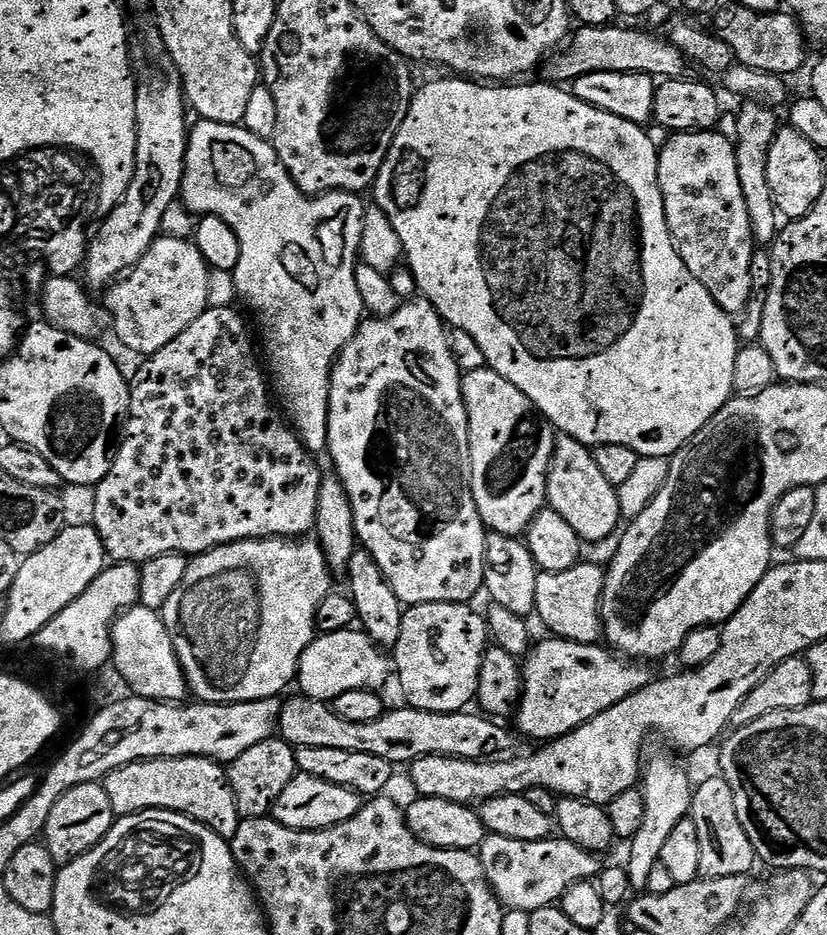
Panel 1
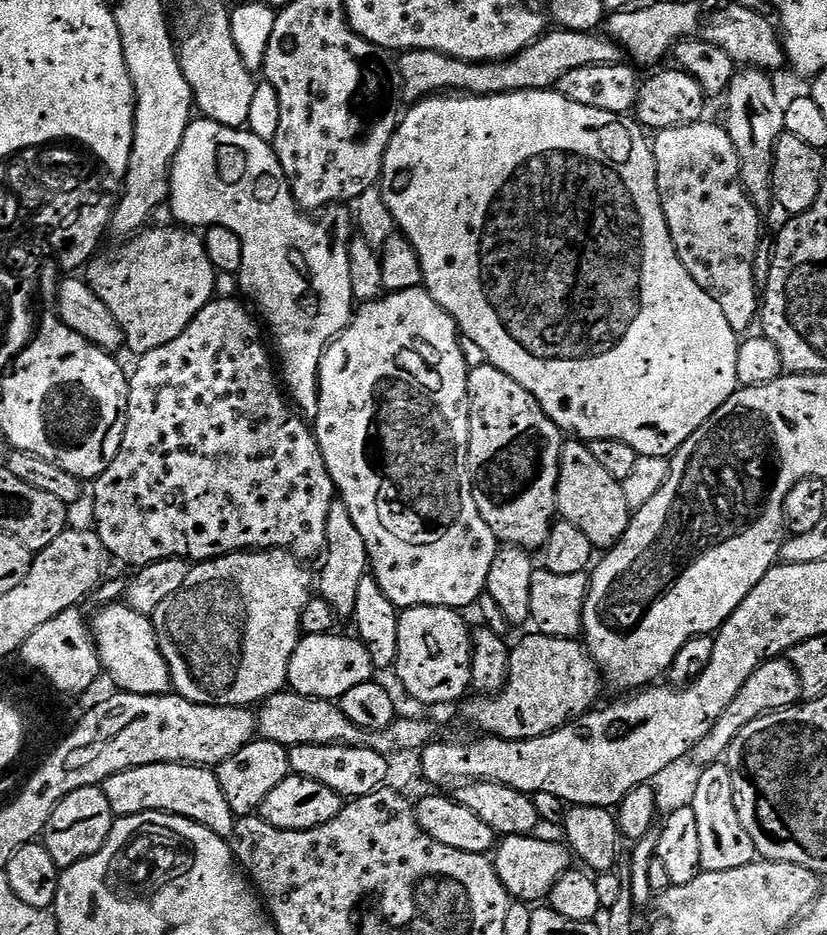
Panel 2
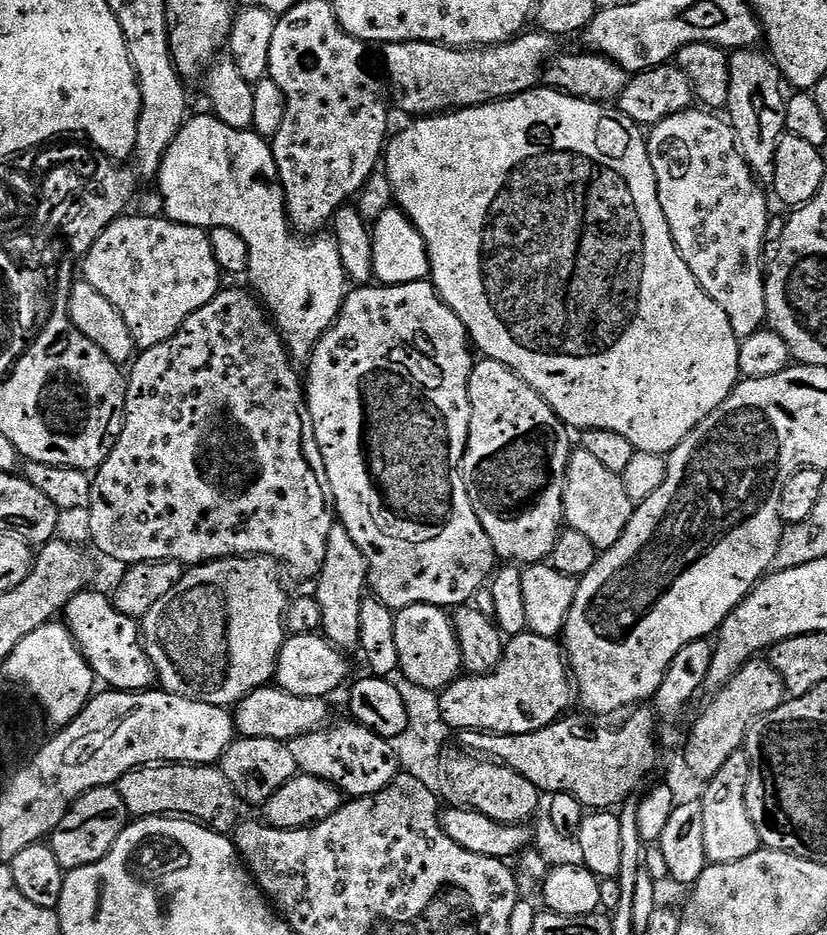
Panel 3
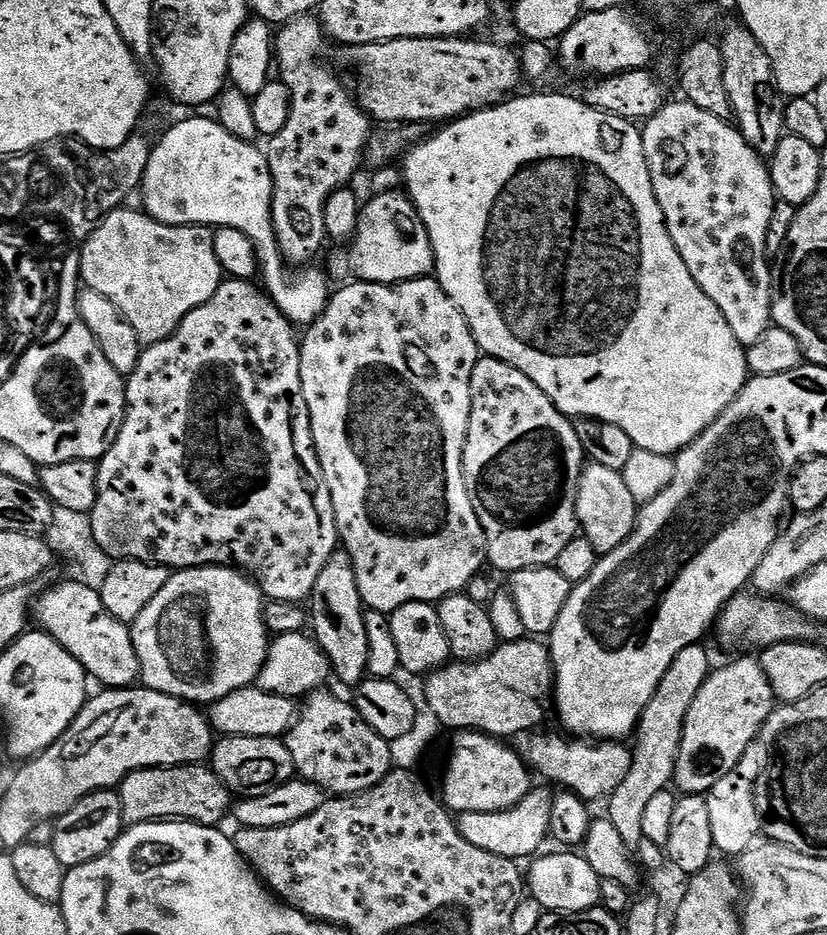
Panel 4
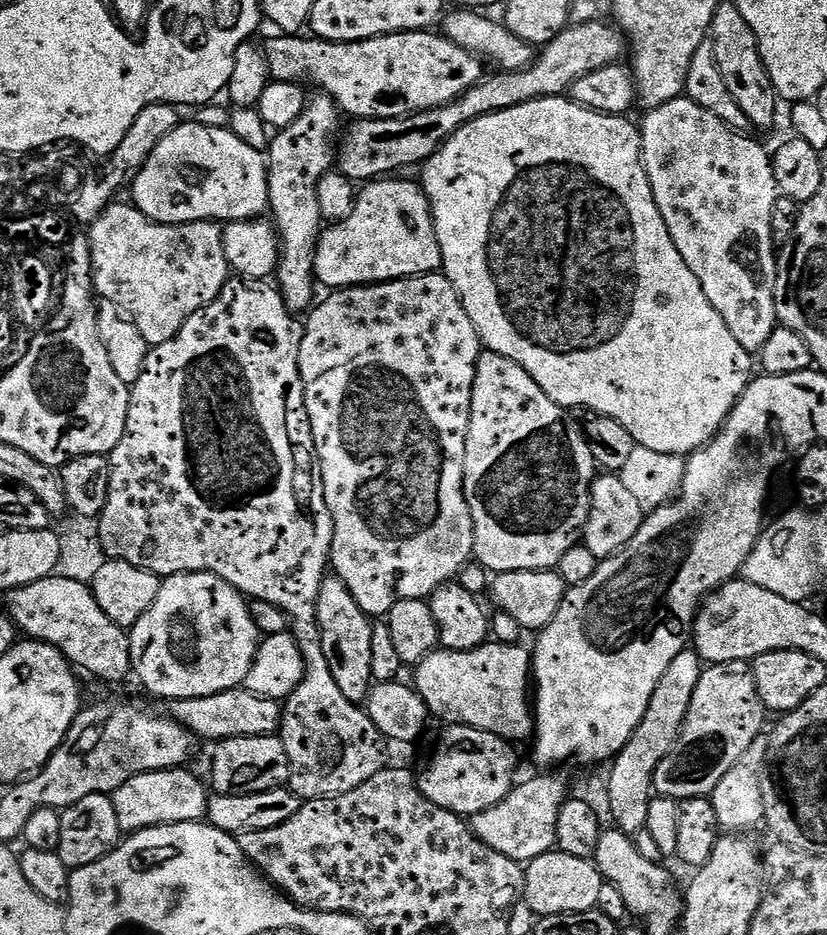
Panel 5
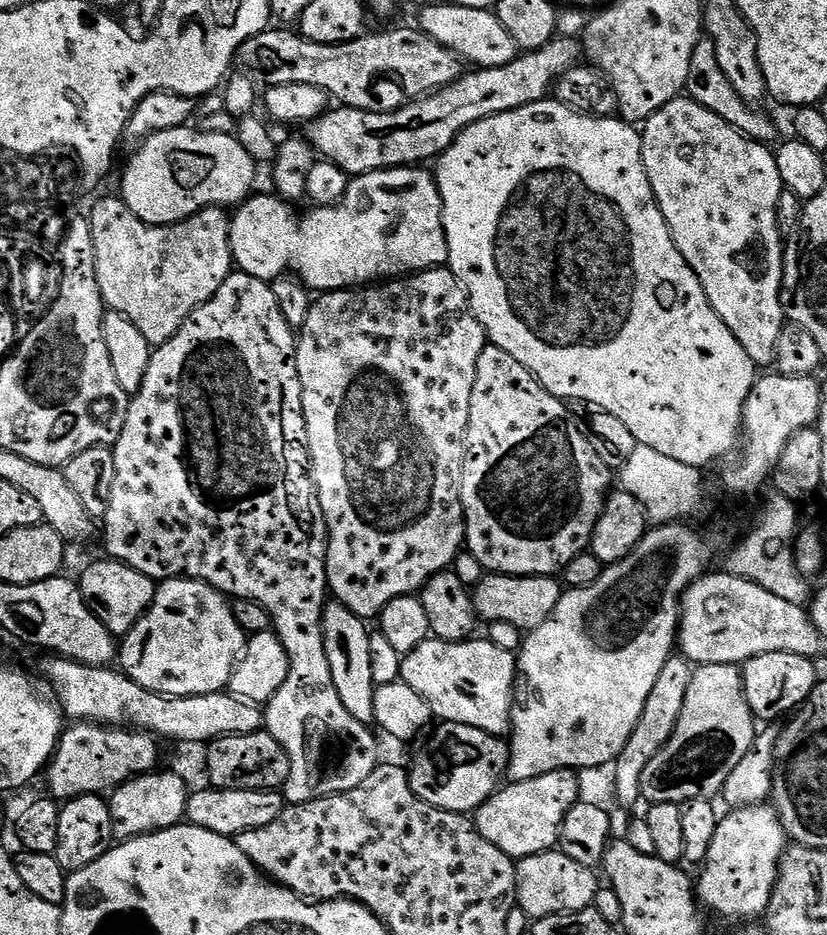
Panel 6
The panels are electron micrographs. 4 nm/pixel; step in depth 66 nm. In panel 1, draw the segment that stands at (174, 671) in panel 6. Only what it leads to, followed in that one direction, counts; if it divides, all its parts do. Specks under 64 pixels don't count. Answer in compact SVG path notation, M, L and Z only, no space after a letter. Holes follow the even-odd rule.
M273 538L271 540L239 540L233 544L221 544L218 548L212 548L209 552L203 552L189 563L182 582L170 594L170 598L164 604L162 615L164 625L168 631L170 642L176 651L176 657L180 659L180 665L184 671L184 677L188 683L191 695L197 701L205 704L237 704L238 702L250 702L251 700L265 700L271 696L280 696L288 687L293 687L296 680L296 672L300 668L300 659L305 650L312 645L318 633L316 631L316 614L318 606L322 606L322 598L333 591L333 573L328 566L328 559L324 556L324 550L319 543L312 538Z

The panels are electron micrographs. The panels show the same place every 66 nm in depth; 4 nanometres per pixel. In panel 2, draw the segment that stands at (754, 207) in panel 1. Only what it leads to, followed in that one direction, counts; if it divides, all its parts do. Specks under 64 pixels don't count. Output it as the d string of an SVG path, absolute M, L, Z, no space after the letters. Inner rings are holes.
M744 68L737 71L730 82L726 93L728 100L728 121L726 127L734 148L738 150L740 159L740 177L748 197L756 203L756 207L767 210L773 207L772 175L774 174L774 154L776 143L780 141L784 131L784 104L772 85L767 71L758 68Z

